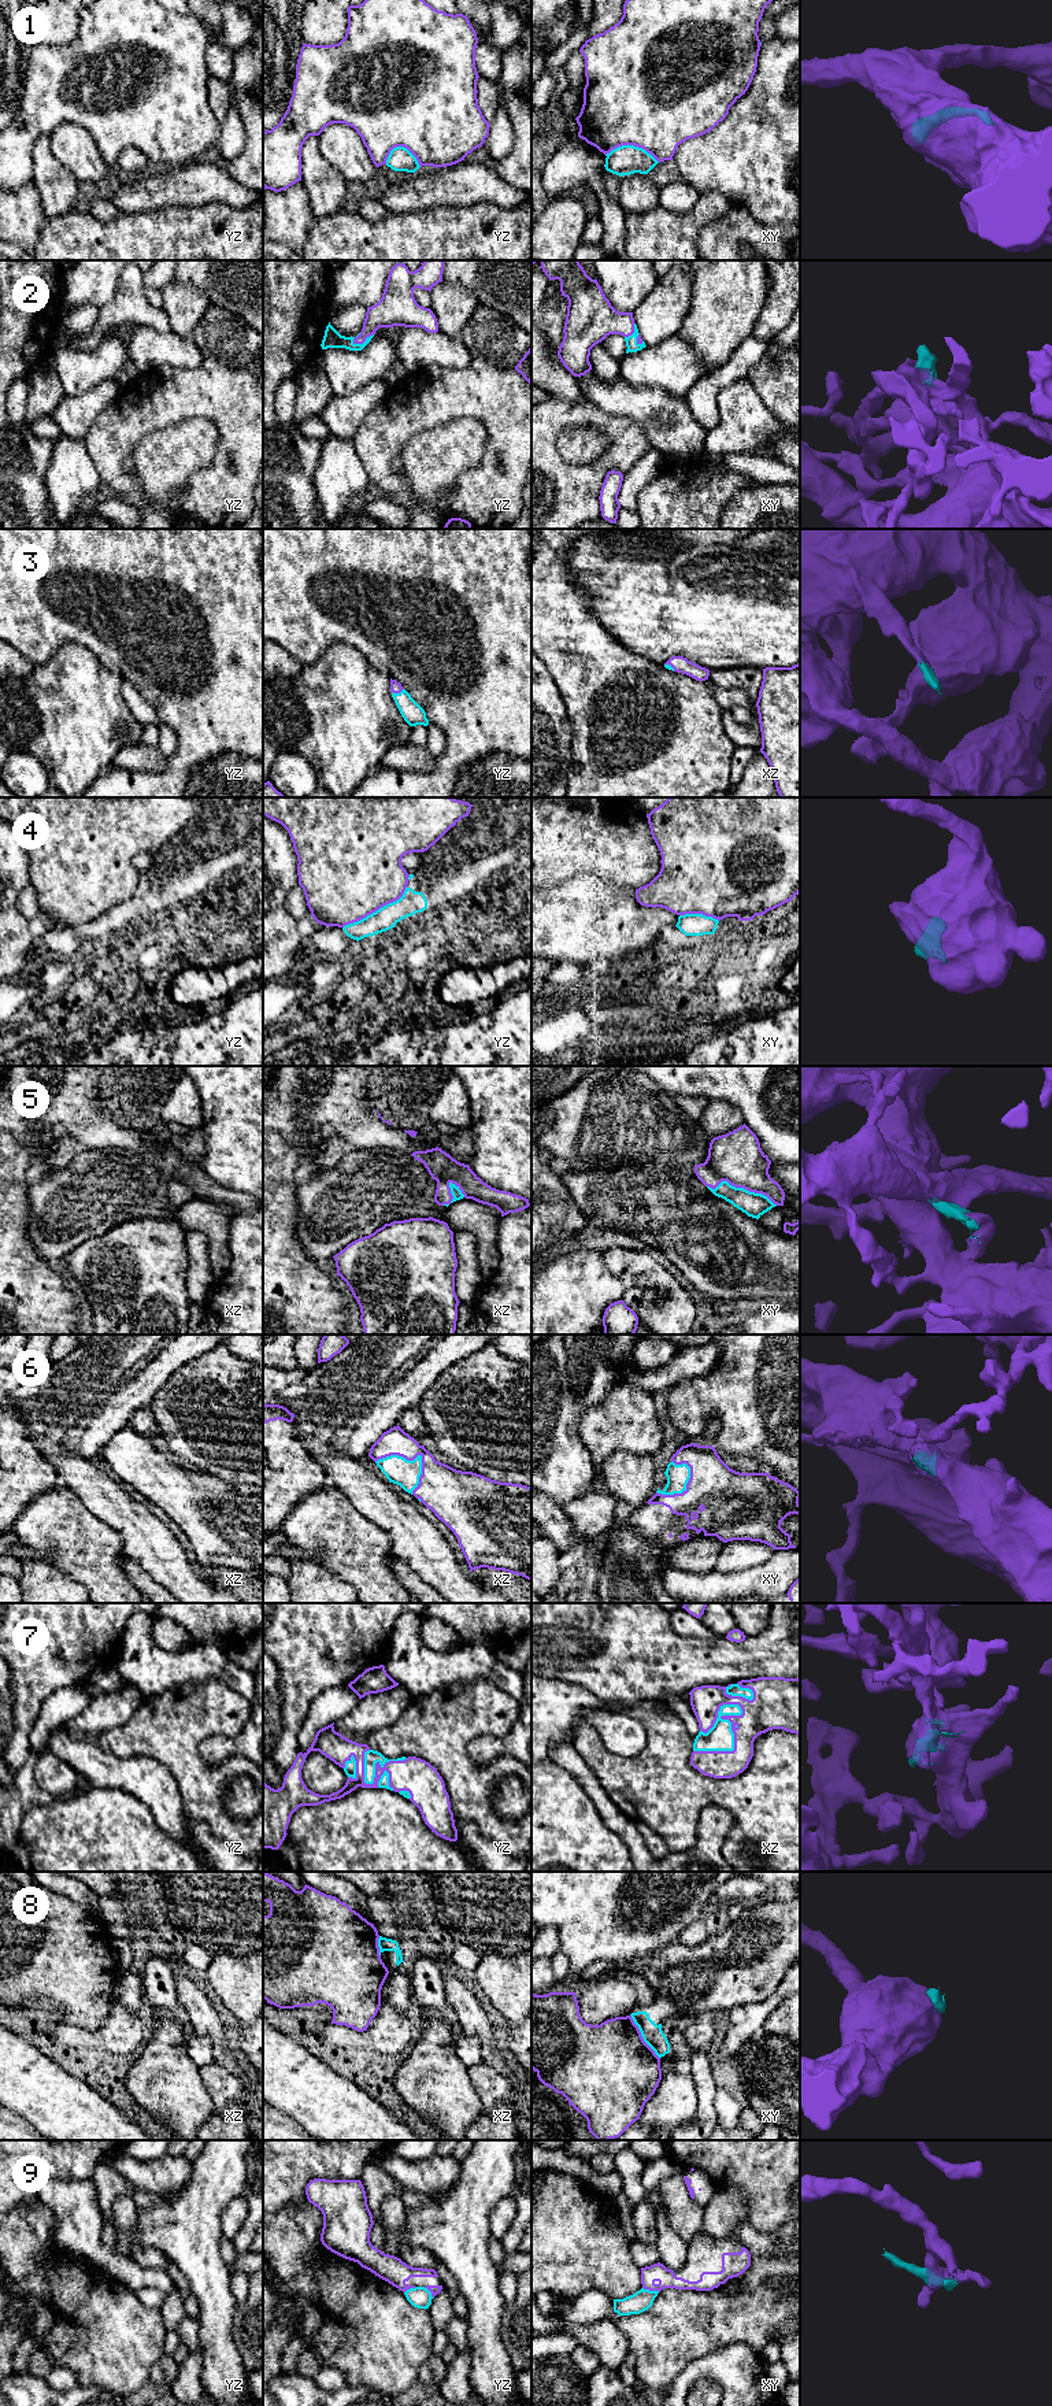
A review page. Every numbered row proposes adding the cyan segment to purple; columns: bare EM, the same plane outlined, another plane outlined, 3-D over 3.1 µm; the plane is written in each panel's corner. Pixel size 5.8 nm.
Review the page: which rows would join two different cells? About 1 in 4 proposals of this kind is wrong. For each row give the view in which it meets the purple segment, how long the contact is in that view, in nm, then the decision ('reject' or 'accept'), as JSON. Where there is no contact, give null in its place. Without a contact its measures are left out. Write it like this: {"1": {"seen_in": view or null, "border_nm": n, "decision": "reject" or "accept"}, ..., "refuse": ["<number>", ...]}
{"1": {"seen_in": "xy", "border_nm": 320, "decision": "reject"}, "2": {"seen_in": "yz", "border_nm": 140, "decision": "accept"}, "3": {"seen_in": "yz", "border_nm": 80, "decision": "accept"}, "4": {"seen_in": "yz", "border_nm": 460, "decision": "reject"}, "5": {"seen_in": "xy", "border_nm": 440, "decision": "accept"}, "6": {"seen_in": "xz", "border_nm": 300, "decision": "accept"}, "7": {"seen_in": "xz", "border_nm": 380, "decision": "accept"}, "8": {"seen_in": "xy", "border_nm": 320, "decision": "reject"}, "9": {"seen_in": "xy", "border_nm": 110, "decision": "reject"}, "refuse": ["1", "4", "8", "9"]}

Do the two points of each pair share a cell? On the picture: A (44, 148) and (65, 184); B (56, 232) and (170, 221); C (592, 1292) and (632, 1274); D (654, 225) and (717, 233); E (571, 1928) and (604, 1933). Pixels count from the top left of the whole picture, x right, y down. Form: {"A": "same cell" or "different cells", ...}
{"A": "same cell", "B": "same cell", "C": "different cells", "D": "different cells", "E": "same cell"}

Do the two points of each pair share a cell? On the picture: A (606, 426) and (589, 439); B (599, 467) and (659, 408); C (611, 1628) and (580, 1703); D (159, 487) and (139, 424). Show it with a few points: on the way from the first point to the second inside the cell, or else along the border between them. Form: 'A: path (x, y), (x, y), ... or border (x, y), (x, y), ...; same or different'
A: border (569, 428), (596, 428), (610, 439), (611, 444); different
B: border (611, 414), (633, 419), (654, 447); different
C: border (555, 1679), (584, 1687), (600, 1702); different
D: border (173, 425), (145, 435), (133, 450), (130, 467); different

